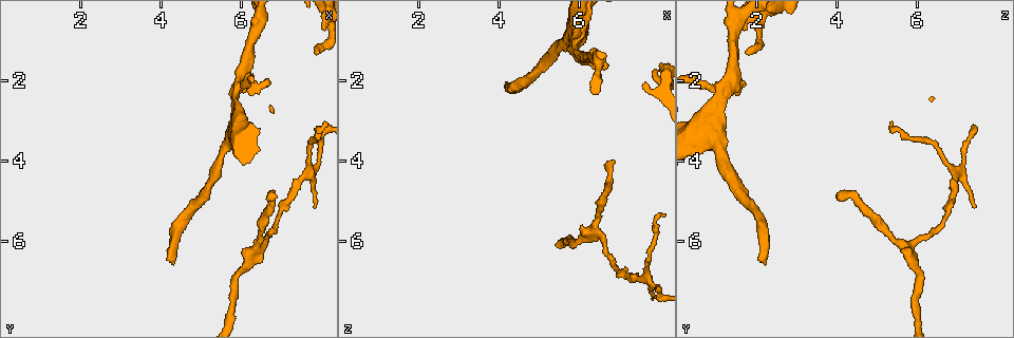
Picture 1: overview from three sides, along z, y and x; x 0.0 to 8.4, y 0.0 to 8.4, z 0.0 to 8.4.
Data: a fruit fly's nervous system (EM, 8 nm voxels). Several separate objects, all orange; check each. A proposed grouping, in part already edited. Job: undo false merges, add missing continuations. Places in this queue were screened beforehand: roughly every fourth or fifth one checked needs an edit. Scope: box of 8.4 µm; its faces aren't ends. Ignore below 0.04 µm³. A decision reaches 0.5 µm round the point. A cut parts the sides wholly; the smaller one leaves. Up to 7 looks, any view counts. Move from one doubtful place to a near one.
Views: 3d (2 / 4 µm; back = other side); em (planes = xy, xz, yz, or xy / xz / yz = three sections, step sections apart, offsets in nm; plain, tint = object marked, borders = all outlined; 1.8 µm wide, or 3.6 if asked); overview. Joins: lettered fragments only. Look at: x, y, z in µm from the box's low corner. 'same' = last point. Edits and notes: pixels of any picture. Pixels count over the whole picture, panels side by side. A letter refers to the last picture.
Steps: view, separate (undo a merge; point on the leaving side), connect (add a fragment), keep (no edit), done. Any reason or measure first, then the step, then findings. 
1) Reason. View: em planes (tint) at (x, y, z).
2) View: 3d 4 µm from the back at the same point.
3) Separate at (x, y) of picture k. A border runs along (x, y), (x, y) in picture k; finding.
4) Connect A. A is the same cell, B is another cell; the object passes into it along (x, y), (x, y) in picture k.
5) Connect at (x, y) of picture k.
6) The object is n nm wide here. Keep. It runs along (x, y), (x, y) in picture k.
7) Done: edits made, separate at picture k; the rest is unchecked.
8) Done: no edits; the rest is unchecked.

Branch stops here. View: em 3.6 µm xy step 8 (borders) at (6.85, 4.90, 4.00).

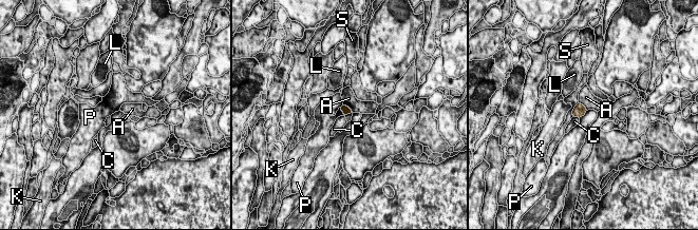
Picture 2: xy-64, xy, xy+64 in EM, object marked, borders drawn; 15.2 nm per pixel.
Keep. A, C, K, L, P and S are other cells; a border runs along (339, 108), (343, 115) in picture 2; none of them fits.

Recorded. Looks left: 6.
End of a long branch. View: em planes (borders) at (4.30, 6.55, 2.20).

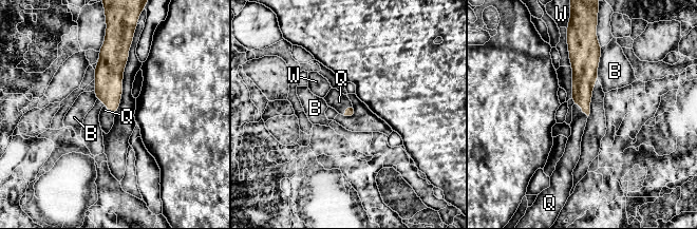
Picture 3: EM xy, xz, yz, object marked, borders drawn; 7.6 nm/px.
The longest contact is with B, 260 nm. Connect Q. Q is the same cell, B and W are other cells; it goes on there.

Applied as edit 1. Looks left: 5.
View: overview.

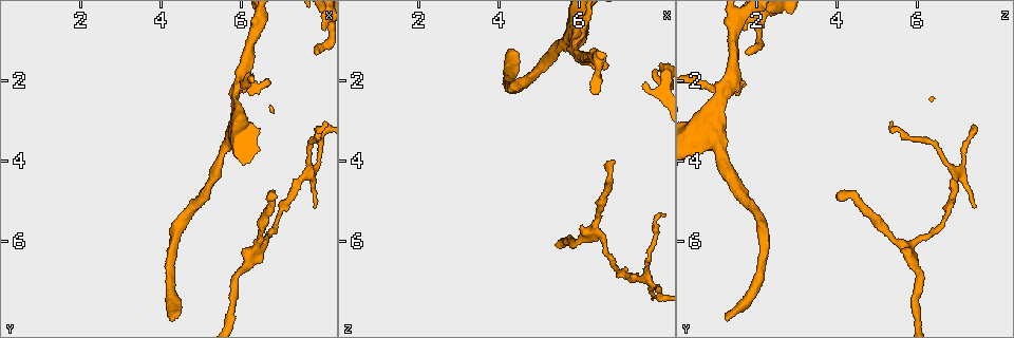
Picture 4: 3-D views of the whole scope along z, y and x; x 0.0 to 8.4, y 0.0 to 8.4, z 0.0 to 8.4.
Free end. View: 3d 2 µm at (7.90, 1.30, 1.80).

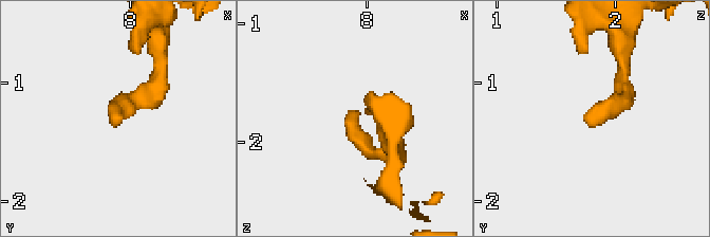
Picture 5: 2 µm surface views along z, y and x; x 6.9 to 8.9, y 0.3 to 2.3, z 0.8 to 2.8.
View: em 3.6 µm planes (borders) at (7.84, 1.34, 1.74).

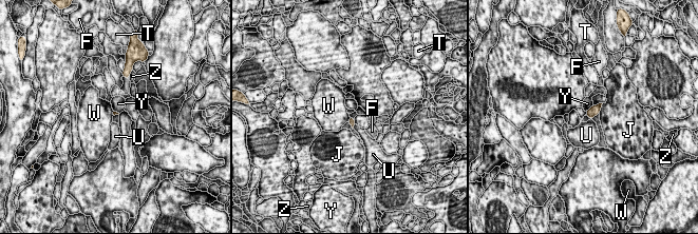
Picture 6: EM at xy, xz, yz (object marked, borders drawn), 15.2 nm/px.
The longest contact is with J, 170 nm. Keep. F, J, T, U, W, Y and Z are other cells; a border runs along (350, 117), (347, 121) in picture 6; none of them fits.

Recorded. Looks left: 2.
Done: edits made, connect at picture 3; the rest is unchecked.

